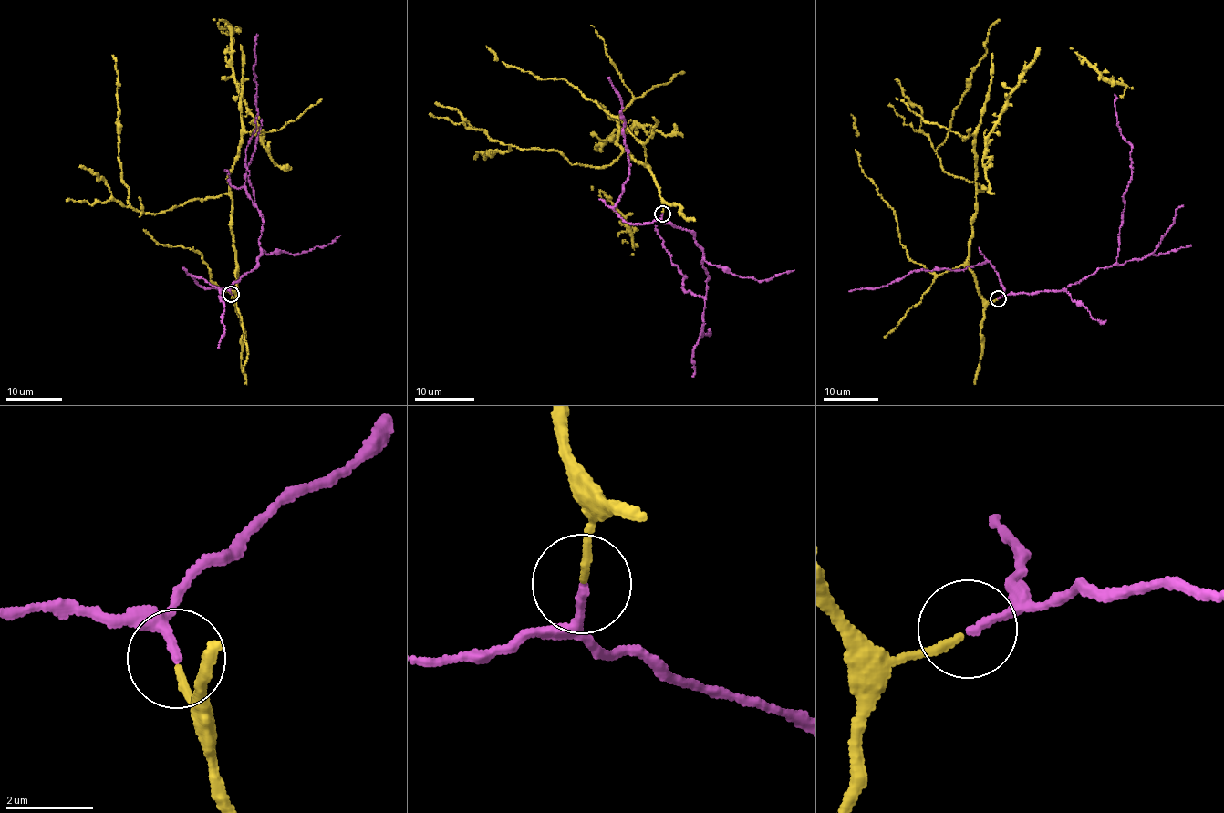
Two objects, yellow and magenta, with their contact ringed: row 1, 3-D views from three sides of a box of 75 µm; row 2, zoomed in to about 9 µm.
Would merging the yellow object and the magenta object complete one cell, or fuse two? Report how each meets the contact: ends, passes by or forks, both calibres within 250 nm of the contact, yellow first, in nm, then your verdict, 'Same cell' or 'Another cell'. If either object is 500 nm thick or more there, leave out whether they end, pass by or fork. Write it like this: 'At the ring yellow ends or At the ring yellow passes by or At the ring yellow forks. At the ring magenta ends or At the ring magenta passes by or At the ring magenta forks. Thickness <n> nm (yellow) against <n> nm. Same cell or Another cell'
At the ring yellow ends. At the ring magenta ends. Thickness 170 nm (yellow) against 180 nm. Same cell

